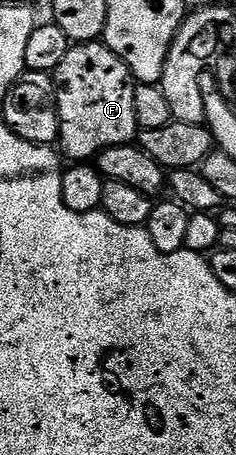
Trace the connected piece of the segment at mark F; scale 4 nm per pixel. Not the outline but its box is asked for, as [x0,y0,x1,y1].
[55,40,138,162]

